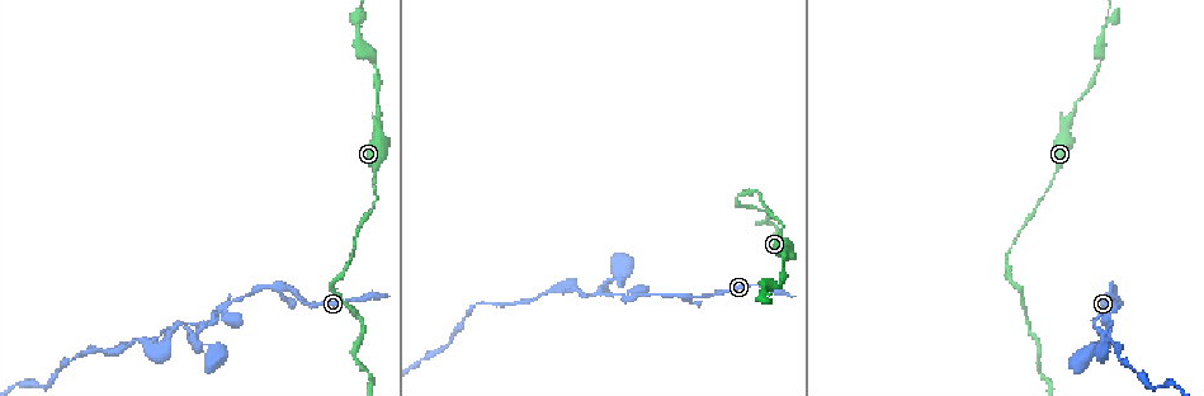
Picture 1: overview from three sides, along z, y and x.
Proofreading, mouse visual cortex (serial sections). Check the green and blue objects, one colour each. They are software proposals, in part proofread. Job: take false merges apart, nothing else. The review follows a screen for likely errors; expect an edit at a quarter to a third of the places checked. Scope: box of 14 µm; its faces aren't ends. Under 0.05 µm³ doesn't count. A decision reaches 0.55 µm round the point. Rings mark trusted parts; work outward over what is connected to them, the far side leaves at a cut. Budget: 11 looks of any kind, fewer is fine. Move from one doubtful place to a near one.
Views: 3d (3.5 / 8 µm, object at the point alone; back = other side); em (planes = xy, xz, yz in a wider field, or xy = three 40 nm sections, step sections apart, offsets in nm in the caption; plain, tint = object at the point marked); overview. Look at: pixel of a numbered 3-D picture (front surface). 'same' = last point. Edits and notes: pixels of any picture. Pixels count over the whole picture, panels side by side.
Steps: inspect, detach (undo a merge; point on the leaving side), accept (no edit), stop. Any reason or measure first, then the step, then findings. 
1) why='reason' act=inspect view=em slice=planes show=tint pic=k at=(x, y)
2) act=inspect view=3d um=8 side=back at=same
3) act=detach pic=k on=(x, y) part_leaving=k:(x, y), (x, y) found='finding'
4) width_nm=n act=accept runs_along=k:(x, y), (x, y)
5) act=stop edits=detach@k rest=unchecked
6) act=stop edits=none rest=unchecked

why='abrupt turn' act=inspect view=3d um=3.5 pic=1 at=(190, 325)

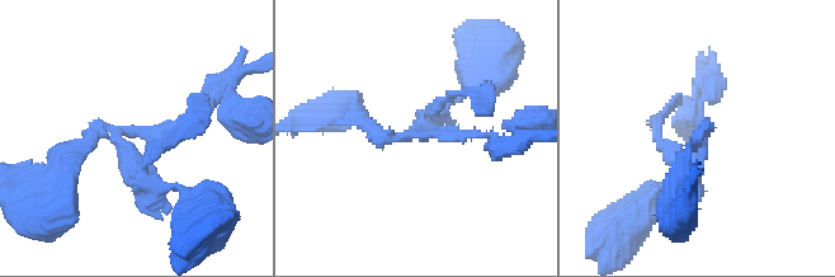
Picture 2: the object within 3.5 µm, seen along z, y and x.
arms=3 arm_widths_nm=150,150,250 act=inspect view=em slice=planes show=tint pic=2 at=(410, 137)

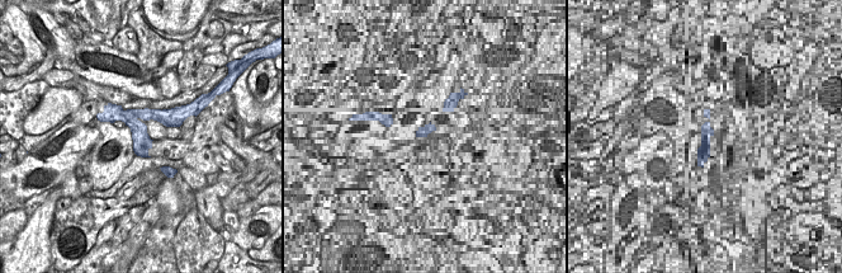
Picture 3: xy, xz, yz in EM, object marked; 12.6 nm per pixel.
act=detach pic=2 on=(664, 142) part_leaving=2:(126, 144), (146, 186), (177, 186), (204, 210) found='two cells meet here'

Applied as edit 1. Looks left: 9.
why='thin neck' act=inspect view=em slice=xy step=2 show=tint pic=1 at=(377, 105)

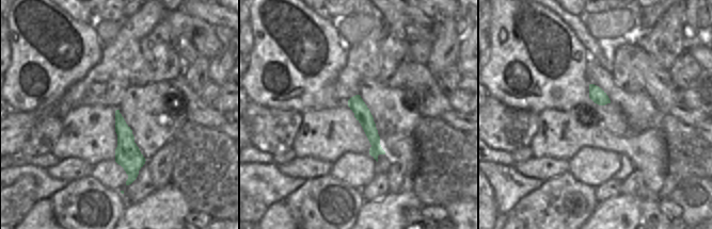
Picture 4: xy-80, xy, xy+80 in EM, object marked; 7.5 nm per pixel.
act=inspect view=3d um=3.5 at=same

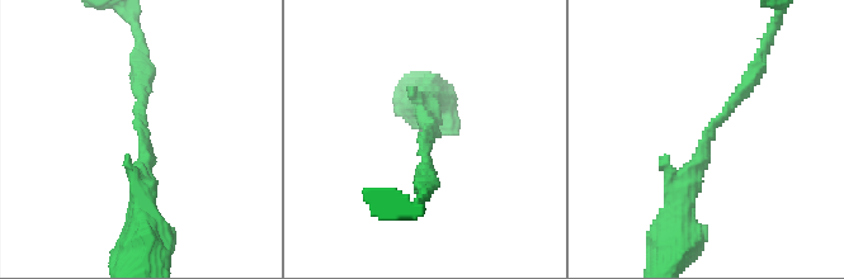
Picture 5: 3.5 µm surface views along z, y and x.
act=accept runs_along=5:(674, 211), (710, 132), (762, 58) found='all the same cell'

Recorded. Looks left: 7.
why='abrupt turn' act=inspect view=3d um=3.5 pic=1 at=(736, 202)

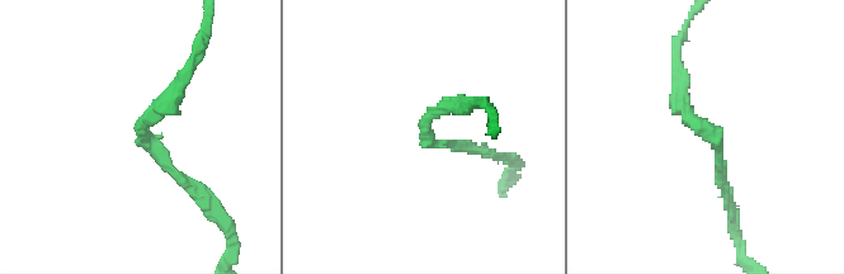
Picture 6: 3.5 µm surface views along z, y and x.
arm_widths_nm=150,200 why='need the tissue' act=inspect view=em slice=xy step=1 show=tint pic=6 at=(705, 133)

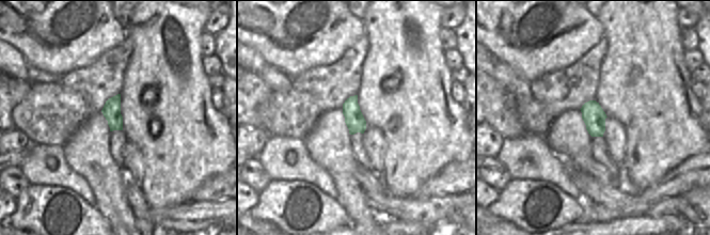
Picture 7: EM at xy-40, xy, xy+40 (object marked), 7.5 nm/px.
act=accept runs_along=6:(679, 72), (679, 103), (718, 146), (729, 193) found='all the same cell'

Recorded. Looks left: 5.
act=stop edits=detach@2 rest=unchecked

